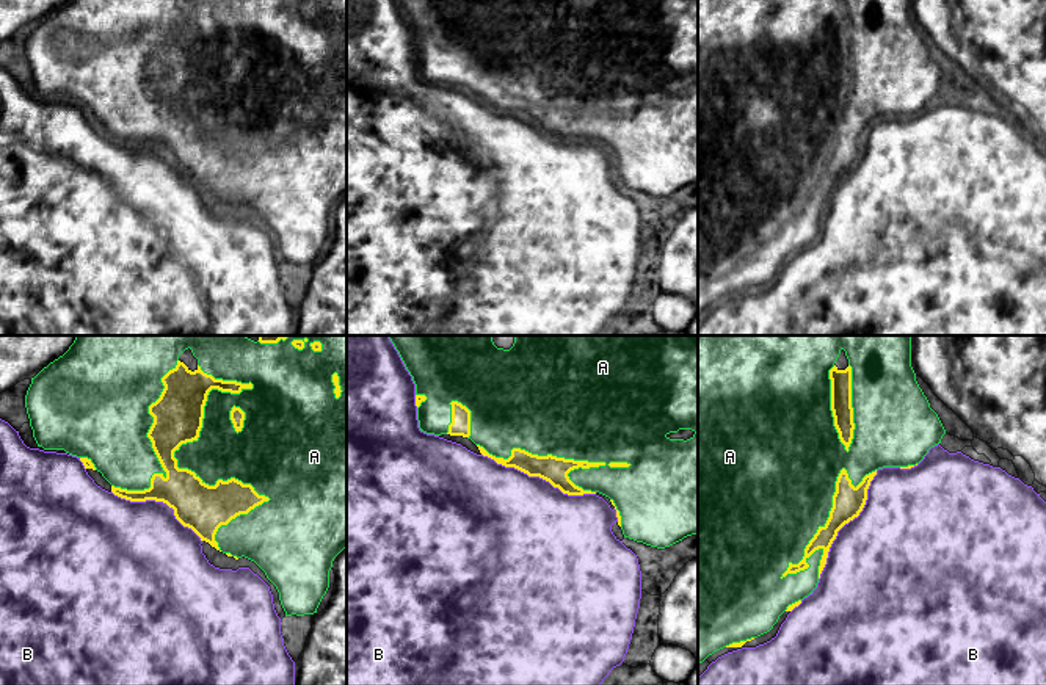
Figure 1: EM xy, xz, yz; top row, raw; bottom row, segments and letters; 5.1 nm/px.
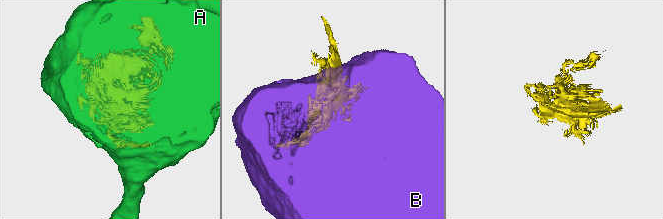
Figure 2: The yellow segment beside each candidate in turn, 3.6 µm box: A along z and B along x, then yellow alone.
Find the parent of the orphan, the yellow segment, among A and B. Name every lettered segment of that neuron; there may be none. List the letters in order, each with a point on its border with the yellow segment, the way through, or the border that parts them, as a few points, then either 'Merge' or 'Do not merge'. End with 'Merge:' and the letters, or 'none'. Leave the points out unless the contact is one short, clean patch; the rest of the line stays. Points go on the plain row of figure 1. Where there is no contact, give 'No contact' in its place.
A: Touches yellow at xy (174, 107). Merge
B: Touches yellow at xz (538, 124). Do not merge
Merge: A

